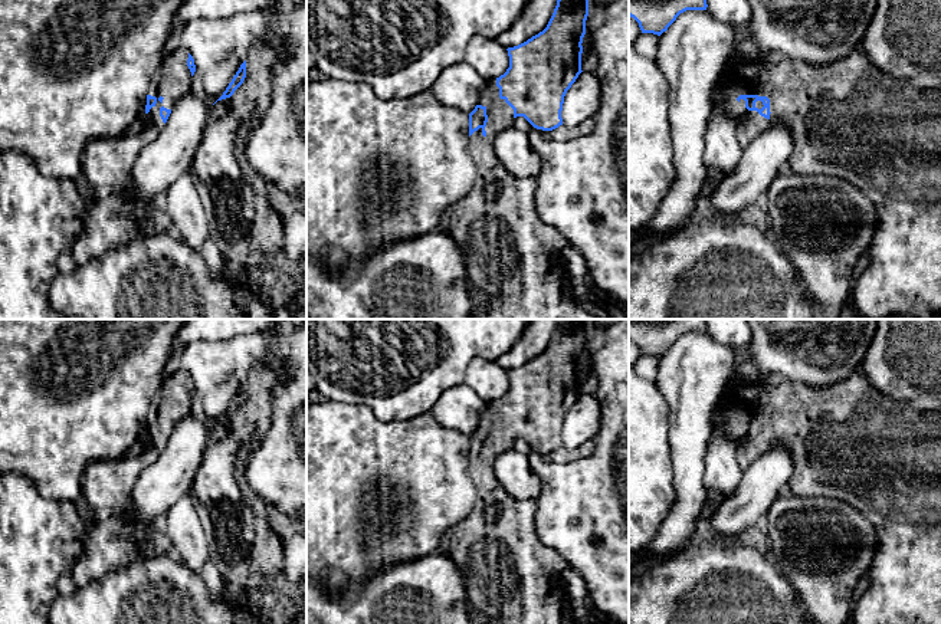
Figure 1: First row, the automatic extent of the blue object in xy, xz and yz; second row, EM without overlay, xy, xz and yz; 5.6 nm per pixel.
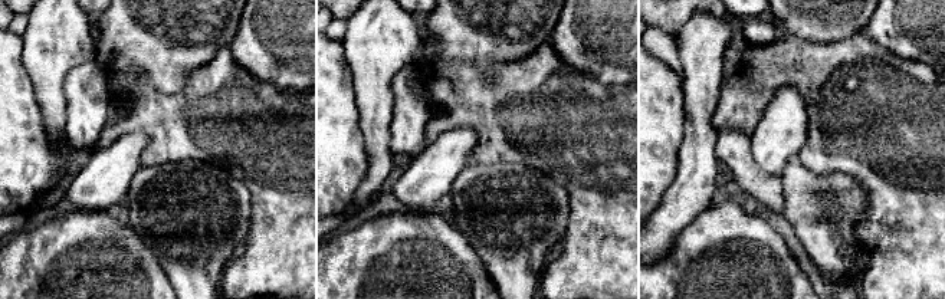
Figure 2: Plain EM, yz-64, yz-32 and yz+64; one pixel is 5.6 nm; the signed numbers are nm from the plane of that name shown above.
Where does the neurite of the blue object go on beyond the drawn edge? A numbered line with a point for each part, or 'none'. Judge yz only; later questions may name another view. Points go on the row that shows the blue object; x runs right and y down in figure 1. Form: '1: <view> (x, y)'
1: yz (851, 120)

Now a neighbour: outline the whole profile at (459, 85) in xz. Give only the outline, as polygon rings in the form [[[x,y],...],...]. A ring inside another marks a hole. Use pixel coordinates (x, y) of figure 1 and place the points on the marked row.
[[[466,62],[446,68],[430,91],[443,105],[470,114],[479,102],[486,81]]]

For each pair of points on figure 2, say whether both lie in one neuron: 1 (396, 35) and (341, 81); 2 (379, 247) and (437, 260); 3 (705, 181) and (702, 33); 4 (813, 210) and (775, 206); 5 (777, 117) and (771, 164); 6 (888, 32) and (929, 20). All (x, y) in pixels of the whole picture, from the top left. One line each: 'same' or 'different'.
1: different
2: same
3: same
4: different
5: same
6: same

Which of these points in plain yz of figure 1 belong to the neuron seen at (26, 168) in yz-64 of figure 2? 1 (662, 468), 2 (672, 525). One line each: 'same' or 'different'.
1: same
2: different

